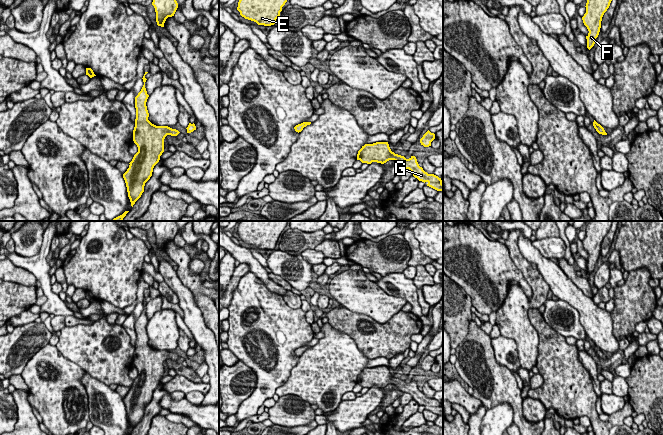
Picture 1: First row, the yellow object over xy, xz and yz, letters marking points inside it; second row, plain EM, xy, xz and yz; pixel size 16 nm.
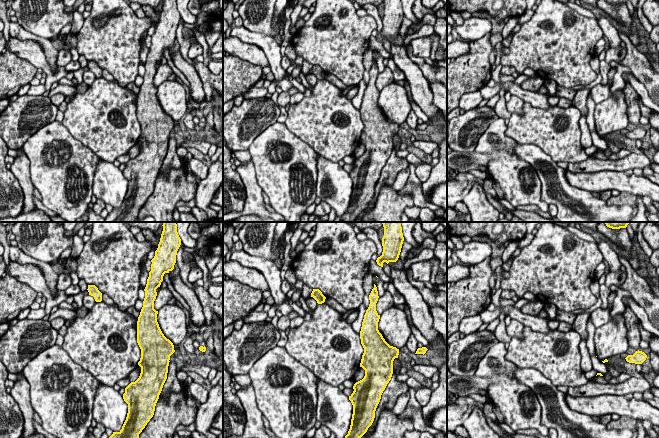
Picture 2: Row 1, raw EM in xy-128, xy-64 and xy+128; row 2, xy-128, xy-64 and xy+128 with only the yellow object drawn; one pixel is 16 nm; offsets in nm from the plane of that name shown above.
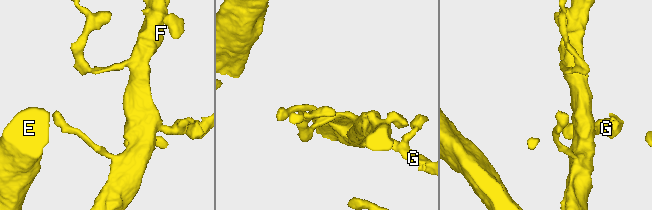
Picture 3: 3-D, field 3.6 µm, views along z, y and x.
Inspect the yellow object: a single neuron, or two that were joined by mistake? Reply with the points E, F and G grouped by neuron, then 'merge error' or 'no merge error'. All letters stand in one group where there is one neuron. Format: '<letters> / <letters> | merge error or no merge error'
E F G | no merge error

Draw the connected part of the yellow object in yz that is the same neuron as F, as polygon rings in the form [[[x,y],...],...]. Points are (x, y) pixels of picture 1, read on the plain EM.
[[[589,221],[586,227],[586,237],[582,241],[589,257],[586,260],[587,272],[590,274],[599,259],[604,237],[610,230],[613,221]]]

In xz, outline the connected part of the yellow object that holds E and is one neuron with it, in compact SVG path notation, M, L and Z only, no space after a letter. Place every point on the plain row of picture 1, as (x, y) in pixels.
M241 221L237 234L258 249L274 249L288 221Z

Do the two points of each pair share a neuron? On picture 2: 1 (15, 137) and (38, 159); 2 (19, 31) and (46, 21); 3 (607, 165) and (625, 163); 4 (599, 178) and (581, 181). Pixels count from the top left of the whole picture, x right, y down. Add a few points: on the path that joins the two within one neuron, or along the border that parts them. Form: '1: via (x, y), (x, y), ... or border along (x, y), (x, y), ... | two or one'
1: border along (40, 129), (24, 143), (22, 148) | two
2: border along (17, 21), (26, 30), (47, 38) | two
3: via (611, 165), (621, 164) | one
4: via (595, 181), (585, 181) | one

